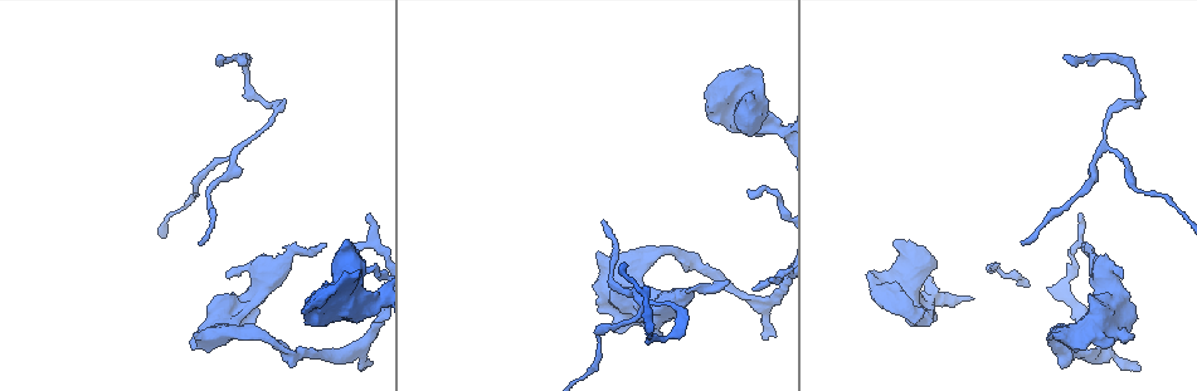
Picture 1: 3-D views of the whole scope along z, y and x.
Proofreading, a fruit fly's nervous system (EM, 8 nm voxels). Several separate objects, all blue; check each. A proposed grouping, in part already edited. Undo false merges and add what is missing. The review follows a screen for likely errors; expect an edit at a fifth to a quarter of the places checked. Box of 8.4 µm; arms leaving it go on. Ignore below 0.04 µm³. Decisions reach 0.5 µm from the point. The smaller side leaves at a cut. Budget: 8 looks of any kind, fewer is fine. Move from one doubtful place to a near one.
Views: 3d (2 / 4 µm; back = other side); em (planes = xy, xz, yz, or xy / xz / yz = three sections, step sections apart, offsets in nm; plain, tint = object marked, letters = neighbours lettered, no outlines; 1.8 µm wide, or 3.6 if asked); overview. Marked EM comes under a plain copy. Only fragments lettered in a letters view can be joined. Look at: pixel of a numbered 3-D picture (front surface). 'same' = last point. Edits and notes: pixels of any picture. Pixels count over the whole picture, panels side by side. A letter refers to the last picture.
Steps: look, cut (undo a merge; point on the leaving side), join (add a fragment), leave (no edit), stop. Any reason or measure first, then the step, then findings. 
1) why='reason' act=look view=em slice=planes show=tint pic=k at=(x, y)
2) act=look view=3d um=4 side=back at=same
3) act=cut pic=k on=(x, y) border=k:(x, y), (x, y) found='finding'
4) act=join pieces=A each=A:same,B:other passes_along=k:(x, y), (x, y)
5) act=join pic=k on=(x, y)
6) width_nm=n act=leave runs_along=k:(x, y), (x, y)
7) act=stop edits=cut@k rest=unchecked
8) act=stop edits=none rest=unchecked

why='free end' act=look view=em slice=yz step=16 show=tint pic=1 at=(227, 278)

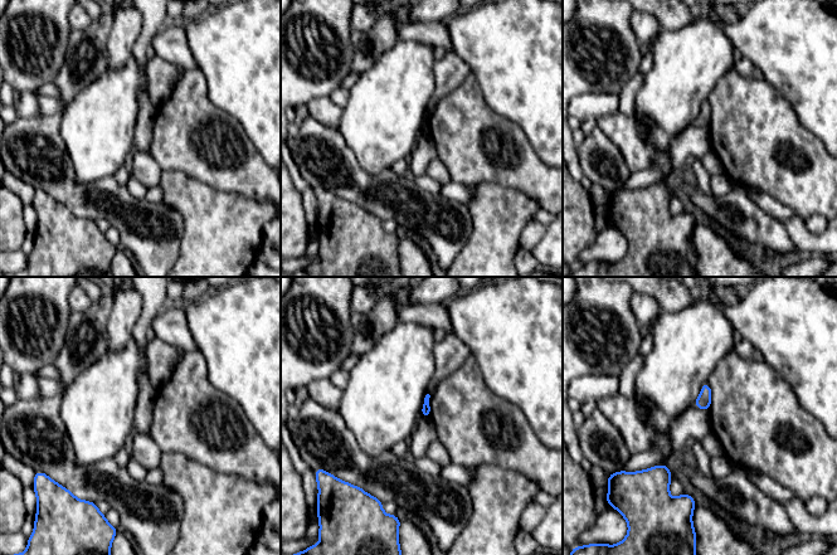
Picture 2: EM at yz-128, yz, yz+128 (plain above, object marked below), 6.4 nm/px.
act=look view=em slice=planes show=letters at=same

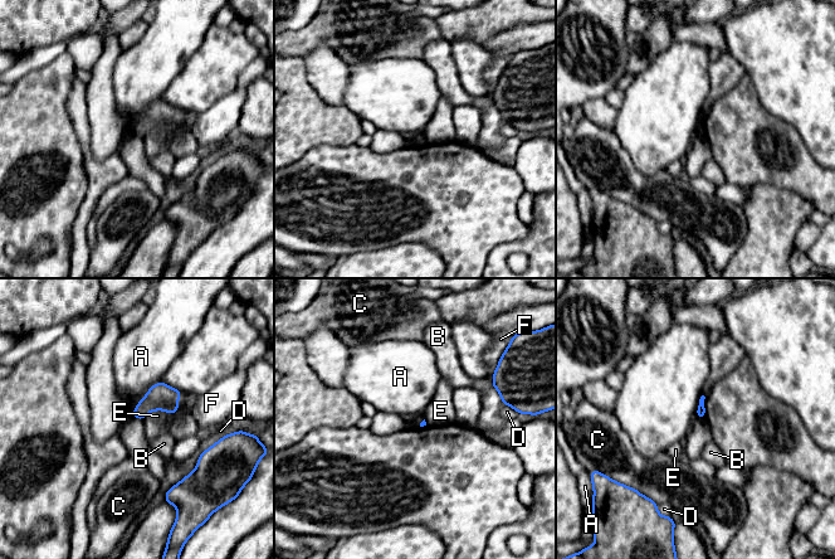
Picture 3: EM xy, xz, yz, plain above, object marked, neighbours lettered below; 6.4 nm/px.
longest_contact=A:300nm act=leave each=A:other,B:other,C:other,D:other,E:other,F:other border=3:(160, 380), (149, 389), (130, 416) found='no lettered fragment goes on from it'

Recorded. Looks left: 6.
why='stops while still wide' act=look view=3d um=4 side=back pic=1 at=(191, 349)

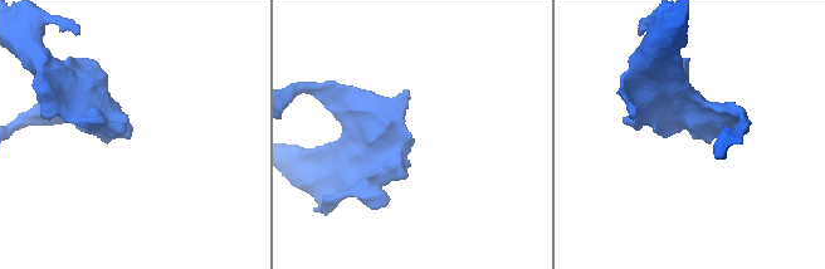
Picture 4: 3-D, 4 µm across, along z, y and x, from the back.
why='need the tissue' act=look view=em slice=xz step=4 show=letters pic=4 at=(128, 138)

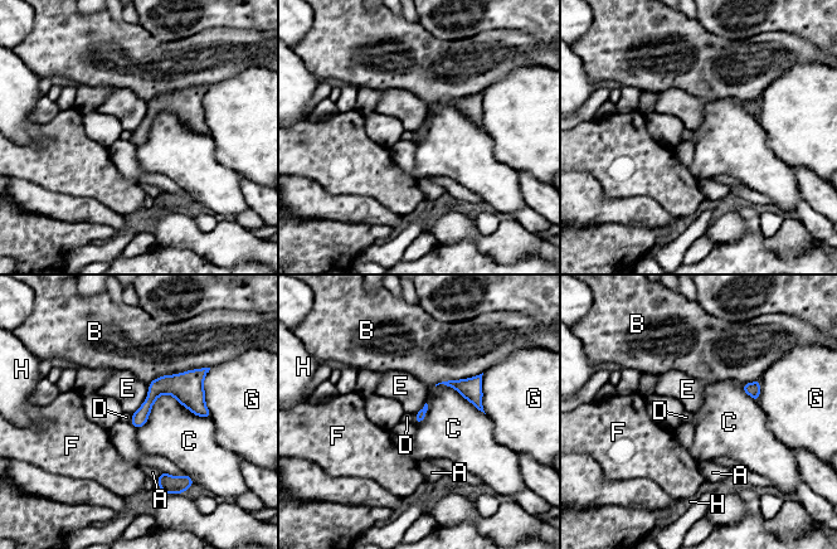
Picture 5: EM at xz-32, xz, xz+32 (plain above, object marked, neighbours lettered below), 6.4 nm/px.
act=look view=em slice=planes show=letters at=same

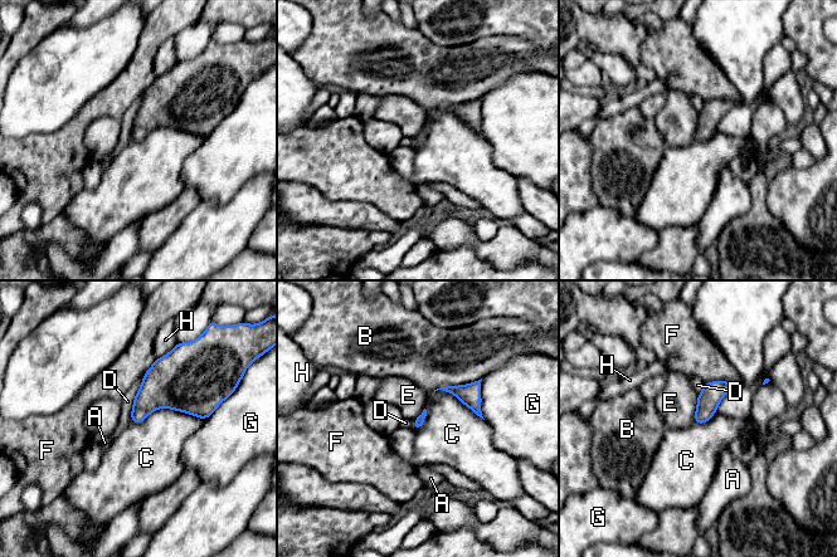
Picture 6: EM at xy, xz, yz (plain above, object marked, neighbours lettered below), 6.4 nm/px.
act=leave each=A:other,B:other,C:other,D:other,E:other,F:other,G:other,H:other border=6:(204, 419), (157, 408), (132, 423) found='none of them fits'

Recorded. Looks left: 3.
act=look view=3d um=2 pic=1 at=(364, 365)

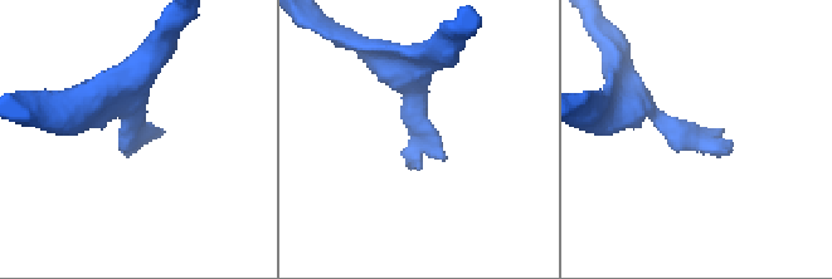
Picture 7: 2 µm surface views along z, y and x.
why='need the tissue' act=look view=em um=3.6 slice=planes show=letters pic=7 at=(139, 145)

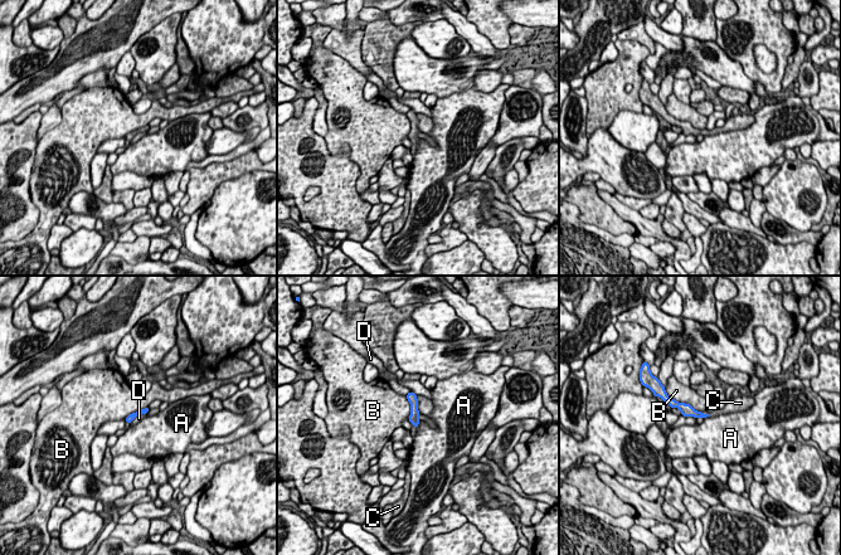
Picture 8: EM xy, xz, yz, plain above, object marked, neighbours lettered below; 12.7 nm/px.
width_nm=90 act=join pieces=C each=A:other,B:other,C:same,D:other passes_along=8:(686, 409), (705, 414), (716, 412) found='it goes on there'

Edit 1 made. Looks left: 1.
act=stop edits=join@8 rest=unchecked

